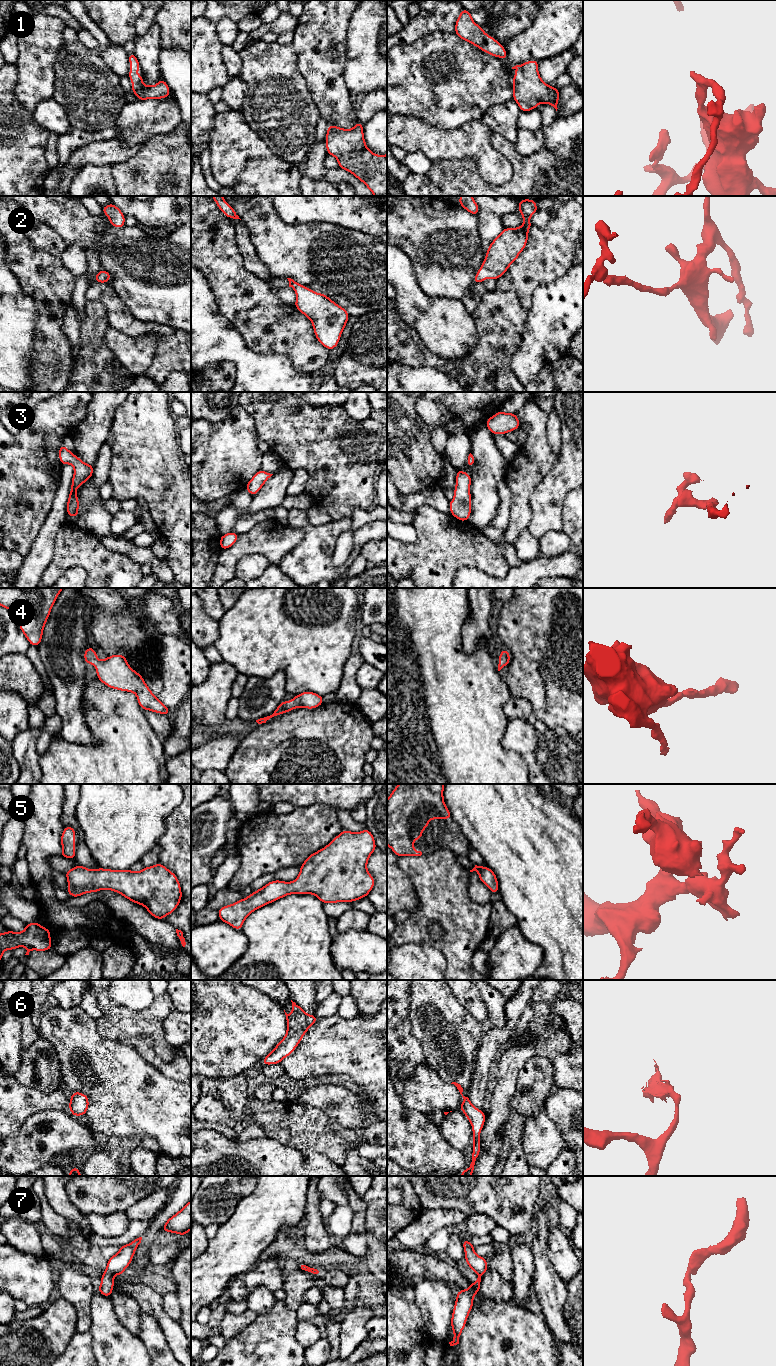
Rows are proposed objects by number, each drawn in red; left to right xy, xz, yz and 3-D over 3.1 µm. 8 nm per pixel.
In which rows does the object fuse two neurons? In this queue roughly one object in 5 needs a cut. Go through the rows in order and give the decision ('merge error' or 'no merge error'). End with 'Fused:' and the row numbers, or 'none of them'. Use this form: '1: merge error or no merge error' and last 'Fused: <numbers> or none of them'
1: no merge error
2: no merge error
3: no merge error
4: no merge error
5: no merge error
6: no merge error
7: no merge error
Fused: none of them

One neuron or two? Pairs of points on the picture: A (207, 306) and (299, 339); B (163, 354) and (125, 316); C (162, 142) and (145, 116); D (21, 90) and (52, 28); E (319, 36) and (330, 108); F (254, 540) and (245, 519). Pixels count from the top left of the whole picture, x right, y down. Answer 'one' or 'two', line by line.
A: two
B: one
C: two
D: one
E: one
F: two

